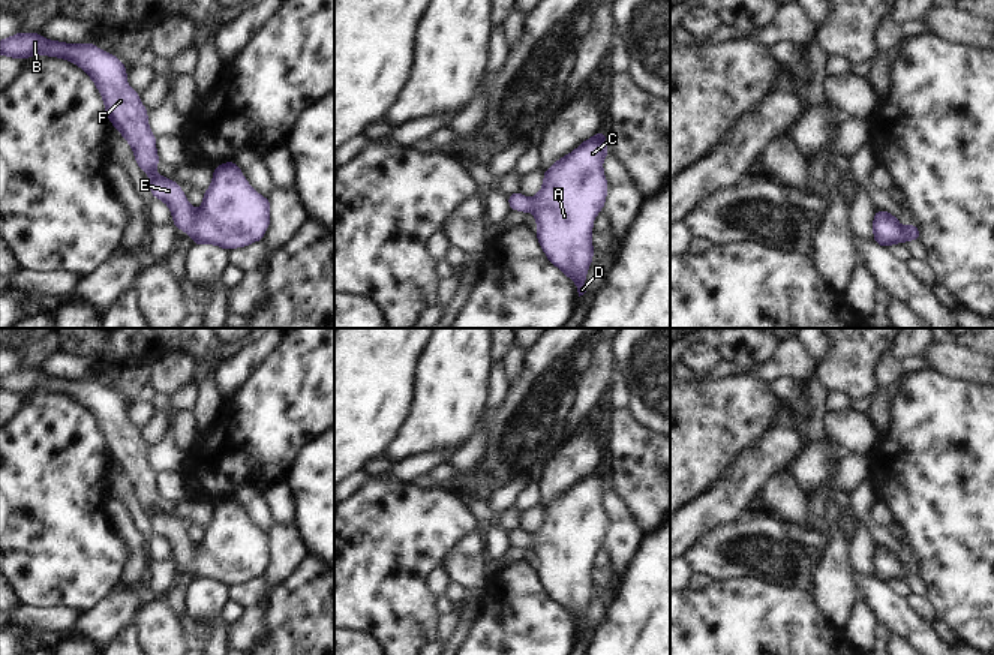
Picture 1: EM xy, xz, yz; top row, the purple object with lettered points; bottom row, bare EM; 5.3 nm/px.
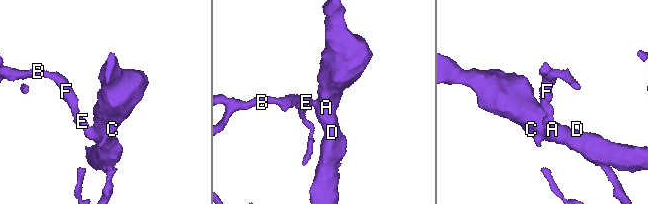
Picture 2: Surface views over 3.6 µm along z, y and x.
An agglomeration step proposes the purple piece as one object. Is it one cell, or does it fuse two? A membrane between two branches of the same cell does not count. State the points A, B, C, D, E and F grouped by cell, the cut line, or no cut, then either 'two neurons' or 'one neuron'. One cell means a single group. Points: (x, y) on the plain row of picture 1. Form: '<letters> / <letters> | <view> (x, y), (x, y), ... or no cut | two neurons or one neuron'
A B C D E F | no cut | one neuron

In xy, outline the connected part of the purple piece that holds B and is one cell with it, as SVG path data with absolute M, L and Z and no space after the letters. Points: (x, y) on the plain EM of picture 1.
M16 369L0 376L0 391L12 394L30 394L34 390L60 393L78 400L96 420L105 438L105 447L112 462L130 480L135 489L135 498L144 510L150 510L150 526L153 534L162 535L172 549L172 558L177 565L183 565L193 580L217 580L225 586L246 583L253 577L261 577L270 561L270 537L261 532L244 514L240 504L232 498L214 502L213 517L204 529L201 544L196 547L187 537L177 517L163 514L156 508L160 498L156 487L156 472L151 469L147 450L139 430L129 423L126 417L127 406L123 397L115 391L99 385L94 379L70 381L42 373L39 369Z

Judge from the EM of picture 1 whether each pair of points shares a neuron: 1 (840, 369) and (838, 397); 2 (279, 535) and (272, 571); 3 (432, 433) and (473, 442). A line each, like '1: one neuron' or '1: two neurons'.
1: two neurons
2: one neuron
3: two neurons

